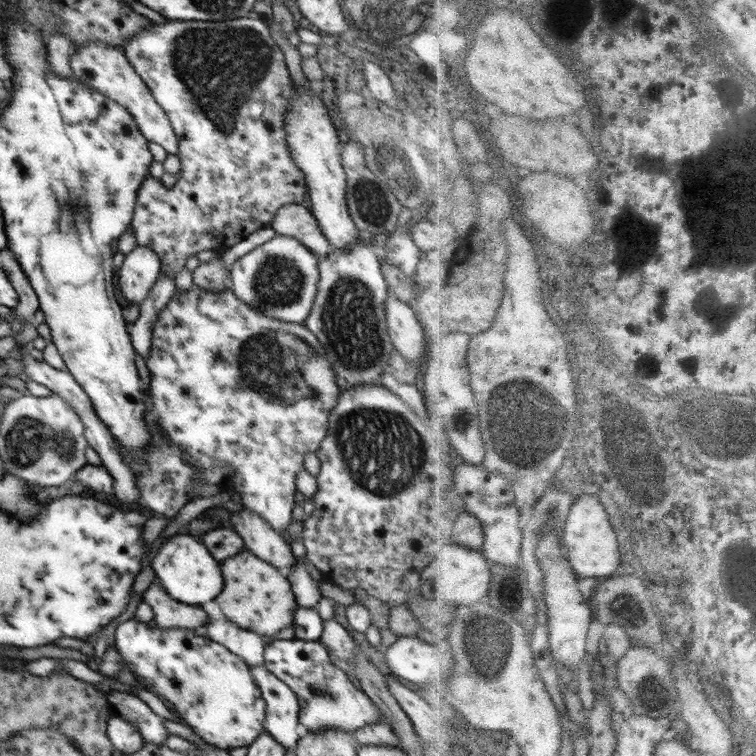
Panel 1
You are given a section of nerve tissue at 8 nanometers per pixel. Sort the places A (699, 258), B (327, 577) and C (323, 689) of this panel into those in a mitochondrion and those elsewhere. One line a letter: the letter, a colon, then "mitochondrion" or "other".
A: other
B: other
C: mitochondrion

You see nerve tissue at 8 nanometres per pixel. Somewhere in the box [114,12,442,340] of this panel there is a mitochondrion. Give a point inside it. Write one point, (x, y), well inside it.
(219, 65)

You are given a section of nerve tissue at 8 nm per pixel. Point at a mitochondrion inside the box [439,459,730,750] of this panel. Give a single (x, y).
(485, 641)

